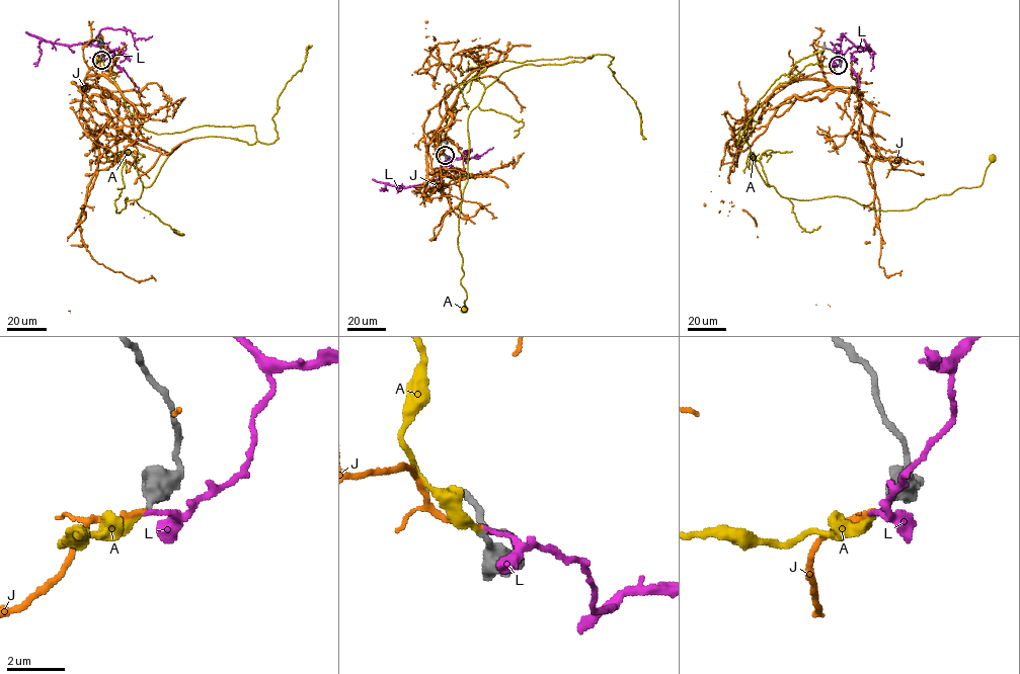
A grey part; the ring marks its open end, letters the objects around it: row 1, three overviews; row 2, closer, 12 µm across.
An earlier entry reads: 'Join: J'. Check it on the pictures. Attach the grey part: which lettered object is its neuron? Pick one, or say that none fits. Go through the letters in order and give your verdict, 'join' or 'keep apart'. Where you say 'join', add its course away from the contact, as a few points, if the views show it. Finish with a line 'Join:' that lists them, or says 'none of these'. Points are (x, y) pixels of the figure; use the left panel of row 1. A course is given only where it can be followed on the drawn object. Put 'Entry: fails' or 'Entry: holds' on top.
Entry: fails
A: join; it runs (101, 60), (147, 131), (252, 124), (255, 132), (249, 145), (182, 142), (139, 198), (115, 212), (124, 157)
J: keep apart
L: keep apart
Join: A

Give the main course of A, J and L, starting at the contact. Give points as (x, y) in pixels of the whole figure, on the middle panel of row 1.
A: (445, 155), (441, 133), (456, 96), (488, 66), (593, 55), (505, 70), (468, 116), (457, 238), (465, 309)
J: (445, 155), (434, 141), (427, 149), (424, 122), (457, 83), (432, 47), (426, 21), (428, 69), (411, 75)
L: (445, 155), (453, 161), (429, 180), (438, 179), (449, 168), (457, 168), (472, 176), (480, 171)

